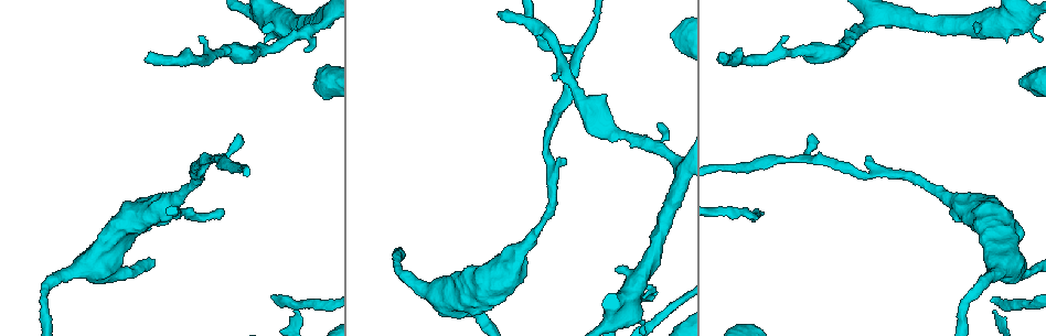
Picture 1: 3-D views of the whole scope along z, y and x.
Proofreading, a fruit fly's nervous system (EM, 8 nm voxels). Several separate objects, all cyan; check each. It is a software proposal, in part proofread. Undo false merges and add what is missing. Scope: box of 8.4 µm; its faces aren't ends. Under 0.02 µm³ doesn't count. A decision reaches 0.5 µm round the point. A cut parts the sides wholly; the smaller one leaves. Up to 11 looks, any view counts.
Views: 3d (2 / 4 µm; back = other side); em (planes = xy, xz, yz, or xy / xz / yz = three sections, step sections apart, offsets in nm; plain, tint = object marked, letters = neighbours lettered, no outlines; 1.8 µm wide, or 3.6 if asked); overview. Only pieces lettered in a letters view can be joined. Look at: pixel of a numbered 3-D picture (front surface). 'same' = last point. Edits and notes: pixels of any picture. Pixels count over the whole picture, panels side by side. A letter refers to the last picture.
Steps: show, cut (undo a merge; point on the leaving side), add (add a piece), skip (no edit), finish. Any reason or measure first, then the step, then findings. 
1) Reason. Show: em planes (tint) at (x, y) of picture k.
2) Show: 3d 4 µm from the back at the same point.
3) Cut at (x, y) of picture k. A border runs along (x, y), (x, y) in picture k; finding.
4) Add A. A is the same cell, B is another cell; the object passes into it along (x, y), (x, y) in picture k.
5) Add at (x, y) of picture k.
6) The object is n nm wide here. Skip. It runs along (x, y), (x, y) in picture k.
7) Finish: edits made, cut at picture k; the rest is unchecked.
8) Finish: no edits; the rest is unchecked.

Free end. Show: 3d 4 µm at (222, 213) of picture 1.

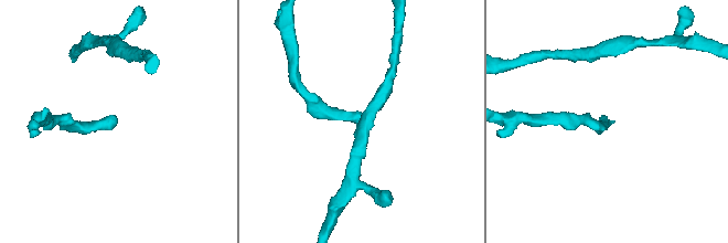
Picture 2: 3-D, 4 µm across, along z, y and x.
Now the EM. Show: em 3.6 µm planes (tint) at (614, 122) of picture 2.

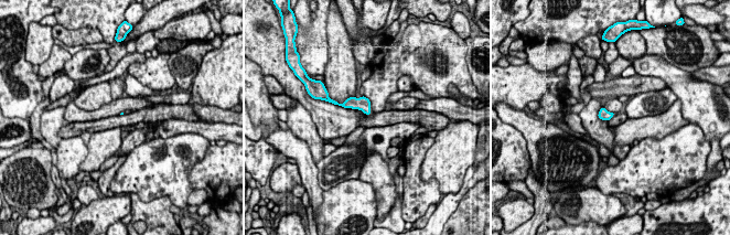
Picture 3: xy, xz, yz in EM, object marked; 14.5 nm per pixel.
What lies round it. Show: em 3.6 µm planes (letters) at the same point.

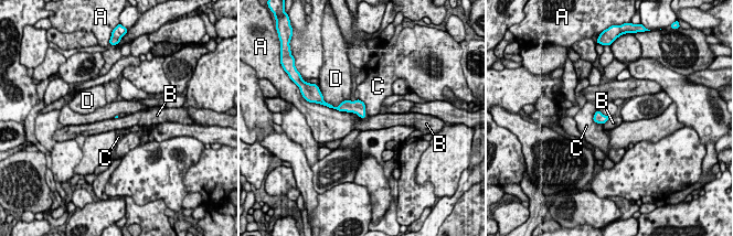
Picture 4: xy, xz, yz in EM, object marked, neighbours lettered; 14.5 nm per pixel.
Skip. A, B, C and D are other cells; a border runs along (365, 114), (360, 118) in picture 4; no lettered piece goes on from it.

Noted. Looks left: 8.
Show: em xz step 16 (letters) at (809, 134) of picture 1.

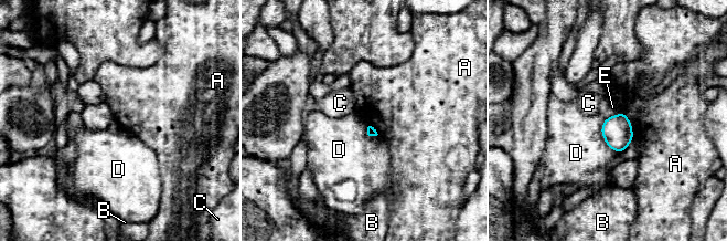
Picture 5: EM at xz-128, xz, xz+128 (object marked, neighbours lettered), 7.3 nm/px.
Skip. A, B, C, D and E are other cells; a border runs along (366, 123), (370, 123), (378, 134) in picture 5; none of them fits.

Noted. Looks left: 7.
Show: 3d 4 µm at (498, 11) of picture 1.

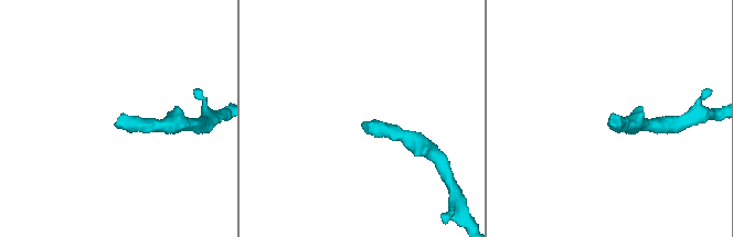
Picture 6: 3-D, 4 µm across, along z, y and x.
Show: em 3.6 µm planes (letters) at (612, 121) of picture 6.

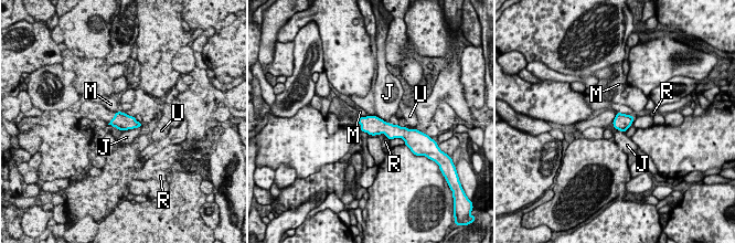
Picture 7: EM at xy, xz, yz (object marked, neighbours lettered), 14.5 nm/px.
The longest contact is with J, 360 nm. Skip. J, M, R and U are other cells; a border runs along (366, 115), (358, 117) in picture 7; none of them fits.

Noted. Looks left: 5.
An open end. Show: 3d 4 µm at (306, 51) of picture 1.

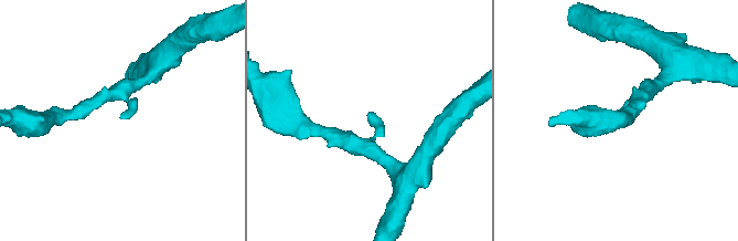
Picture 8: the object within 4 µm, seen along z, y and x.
Show: em planes (letters) at (368, 112) of picture 8.

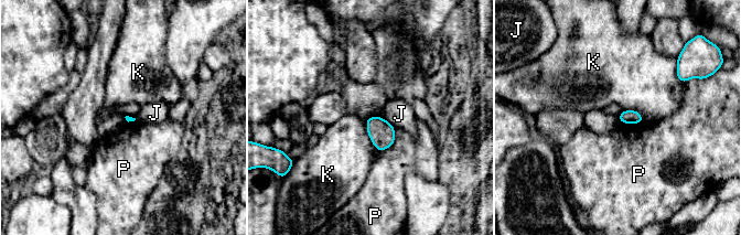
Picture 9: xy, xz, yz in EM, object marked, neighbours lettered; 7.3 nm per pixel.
Skip. J, K and P are other cells; none of them fits.

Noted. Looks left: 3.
Finish: no edits; the rest is unchecked.

